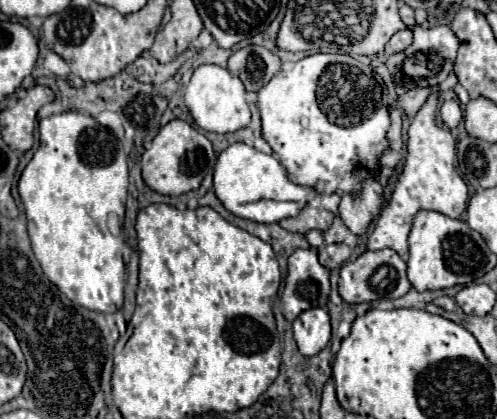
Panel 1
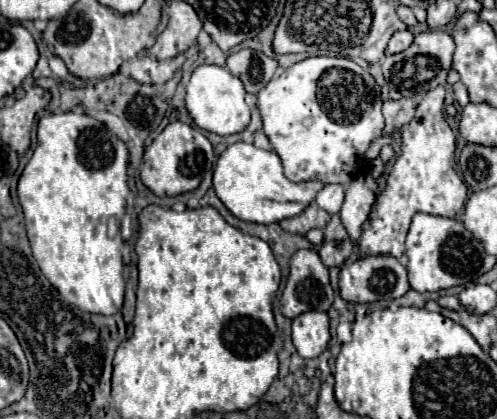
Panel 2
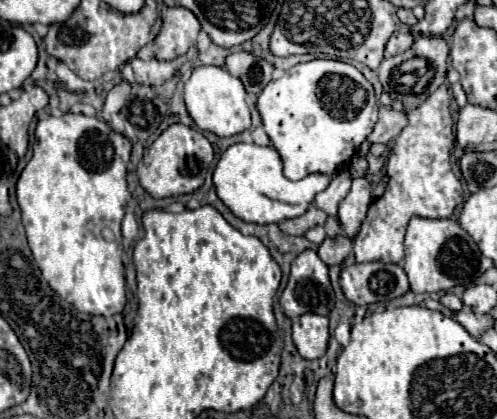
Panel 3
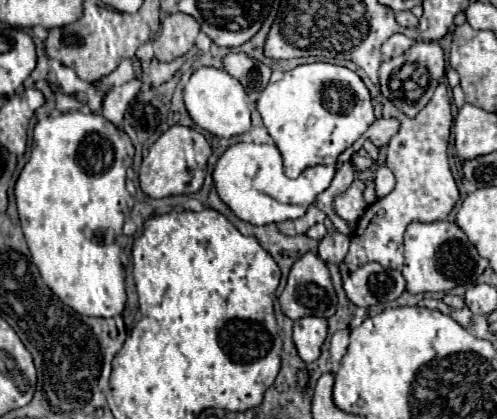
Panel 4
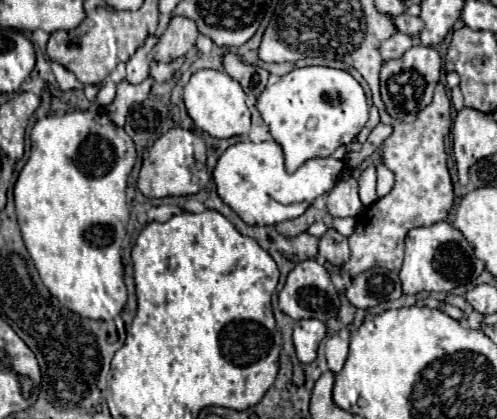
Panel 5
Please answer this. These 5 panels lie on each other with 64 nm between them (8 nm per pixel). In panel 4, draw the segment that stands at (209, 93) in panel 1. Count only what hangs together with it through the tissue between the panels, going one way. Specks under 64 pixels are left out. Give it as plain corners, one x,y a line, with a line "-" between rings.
198,68
184,86
184,104
190,118
218,138
246,134
250,130
250,110
242,84
220,68

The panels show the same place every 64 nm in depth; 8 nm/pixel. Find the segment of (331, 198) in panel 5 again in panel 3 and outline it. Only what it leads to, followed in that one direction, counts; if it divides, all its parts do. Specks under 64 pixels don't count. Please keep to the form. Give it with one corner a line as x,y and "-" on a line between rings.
354,178
348,196
338,206
338,218
348,238
354,238
372,202
372,184
366,178

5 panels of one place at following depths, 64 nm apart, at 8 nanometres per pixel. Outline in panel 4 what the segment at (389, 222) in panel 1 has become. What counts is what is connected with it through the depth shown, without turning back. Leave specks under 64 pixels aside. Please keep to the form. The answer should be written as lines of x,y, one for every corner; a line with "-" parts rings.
440,84
428,106
422,108
416,118
400,114
390,102
384,102
382,96
376,96
376,102
382,106
384,118
400,120
400,130
396,136
392,136
386,148
386,166
396,176
396,188
388,196
378,198
366,208
356,232
350,236
350,272
368,262
378,262
384,268
400,268
404,262
402,236
406,226
410,222
446,220
460,198
458,186
448,166
448,138
452,128
452,104
448,96
448,86

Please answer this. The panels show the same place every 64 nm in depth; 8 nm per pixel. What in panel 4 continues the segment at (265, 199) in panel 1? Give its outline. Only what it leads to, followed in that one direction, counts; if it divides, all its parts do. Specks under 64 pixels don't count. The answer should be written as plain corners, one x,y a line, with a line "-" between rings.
250,142
250,144
230,146
216,162
212,178
218,196
228,204
228,208
240,220
250,222
254,226
264,226
264,224
278,224
284,220
304,216
304,212
316,200
316,196
330,186
336,170
338,164
328,164
328,166
318,164
306,168
298,178
288,178
282,170
282,154
276,148
276,144

